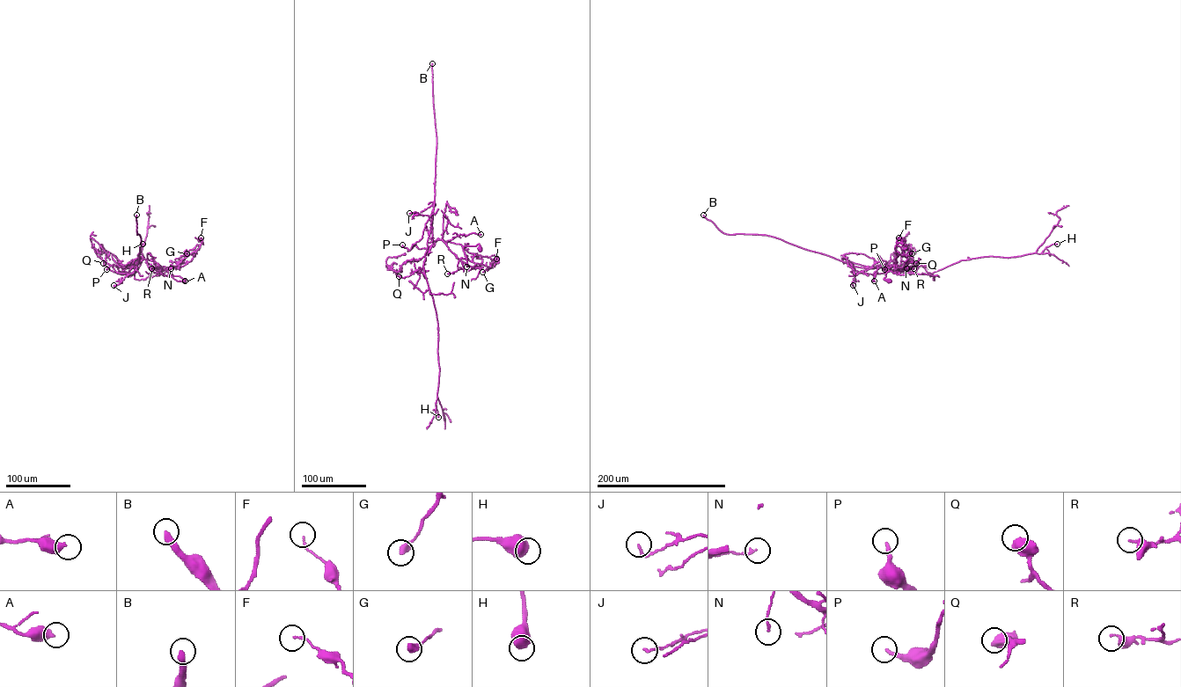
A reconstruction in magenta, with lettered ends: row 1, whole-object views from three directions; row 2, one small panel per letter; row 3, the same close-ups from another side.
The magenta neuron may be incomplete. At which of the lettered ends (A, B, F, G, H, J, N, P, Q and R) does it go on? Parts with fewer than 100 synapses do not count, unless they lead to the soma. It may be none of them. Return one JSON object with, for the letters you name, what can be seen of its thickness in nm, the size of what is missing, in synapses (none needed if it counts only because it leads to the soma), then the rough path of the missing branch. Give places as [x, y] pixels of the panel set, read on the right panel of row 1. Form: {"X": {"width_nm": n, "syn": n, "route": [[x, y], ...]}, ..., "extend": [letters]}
{"B": {"width_nm": 400, "syn": 400, "route": [[703, 215], [660, 189], [622, 181], [608, 169], [607, 174], [619, 190]]}, "extend": ["B"]}

